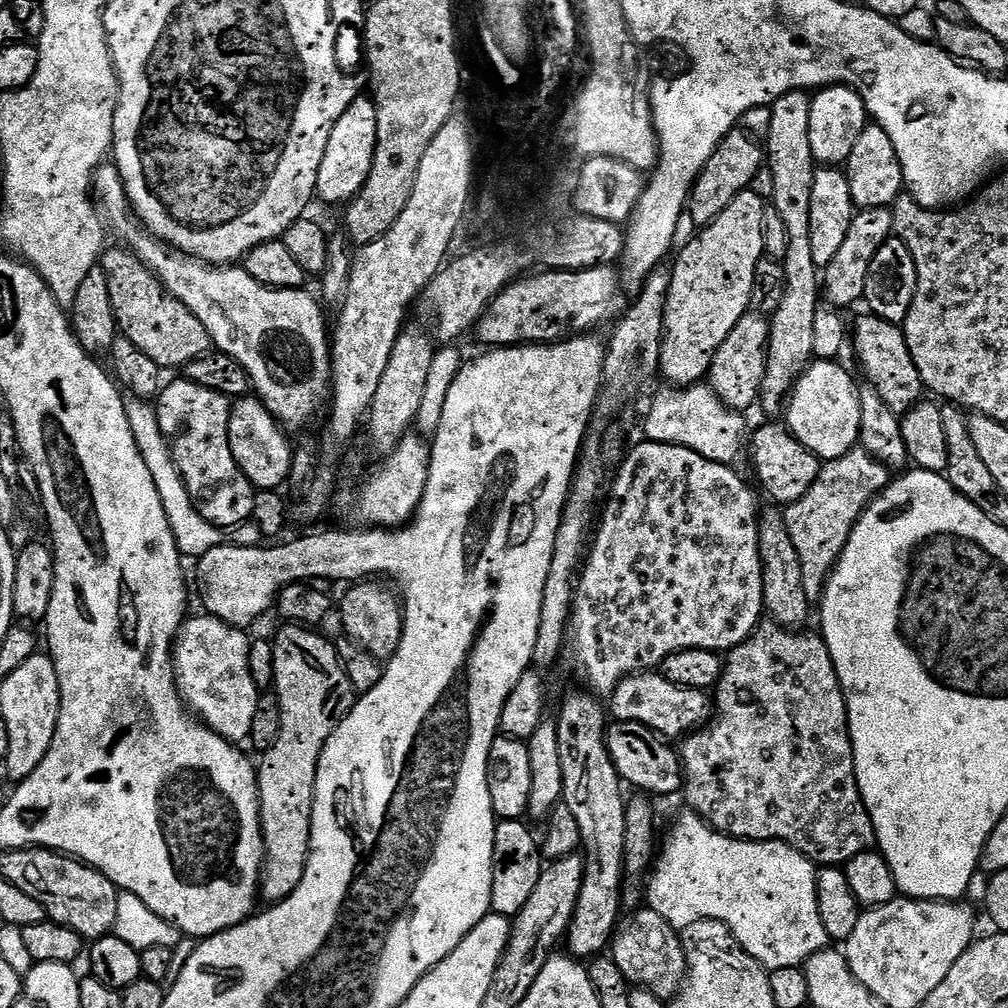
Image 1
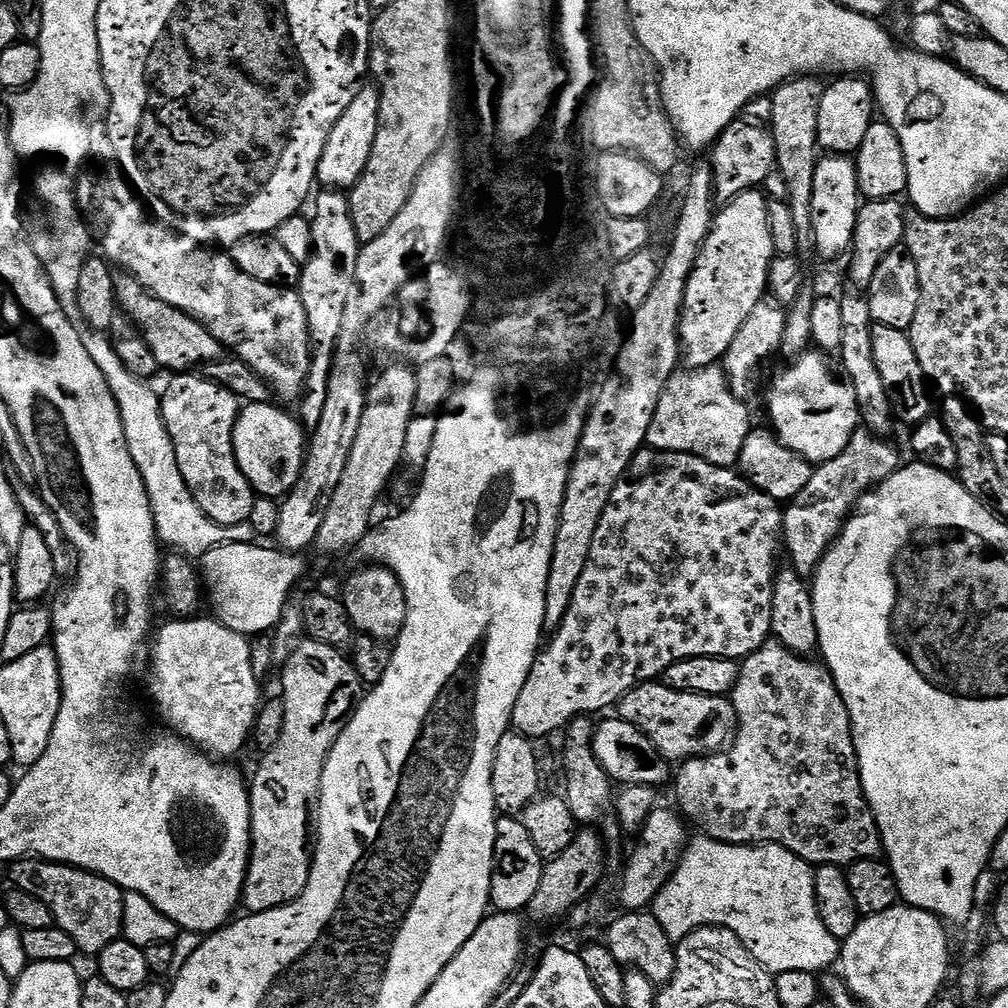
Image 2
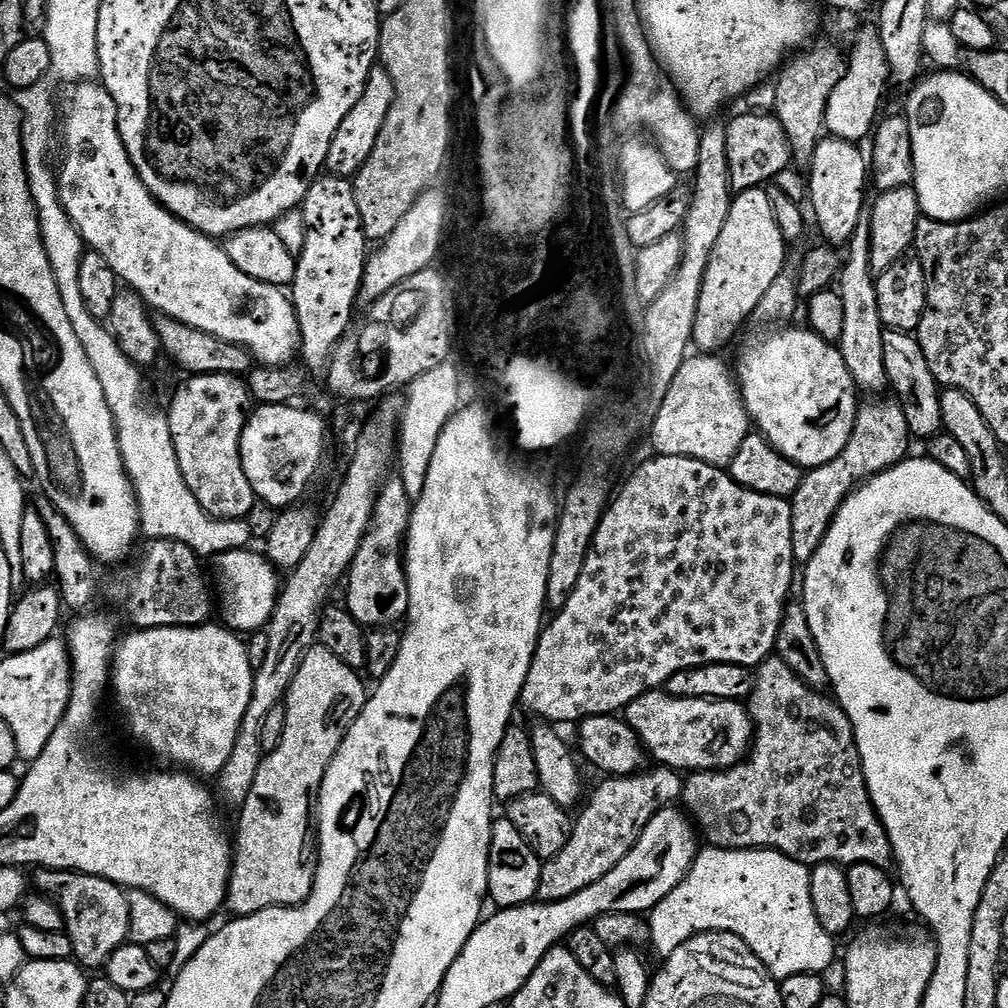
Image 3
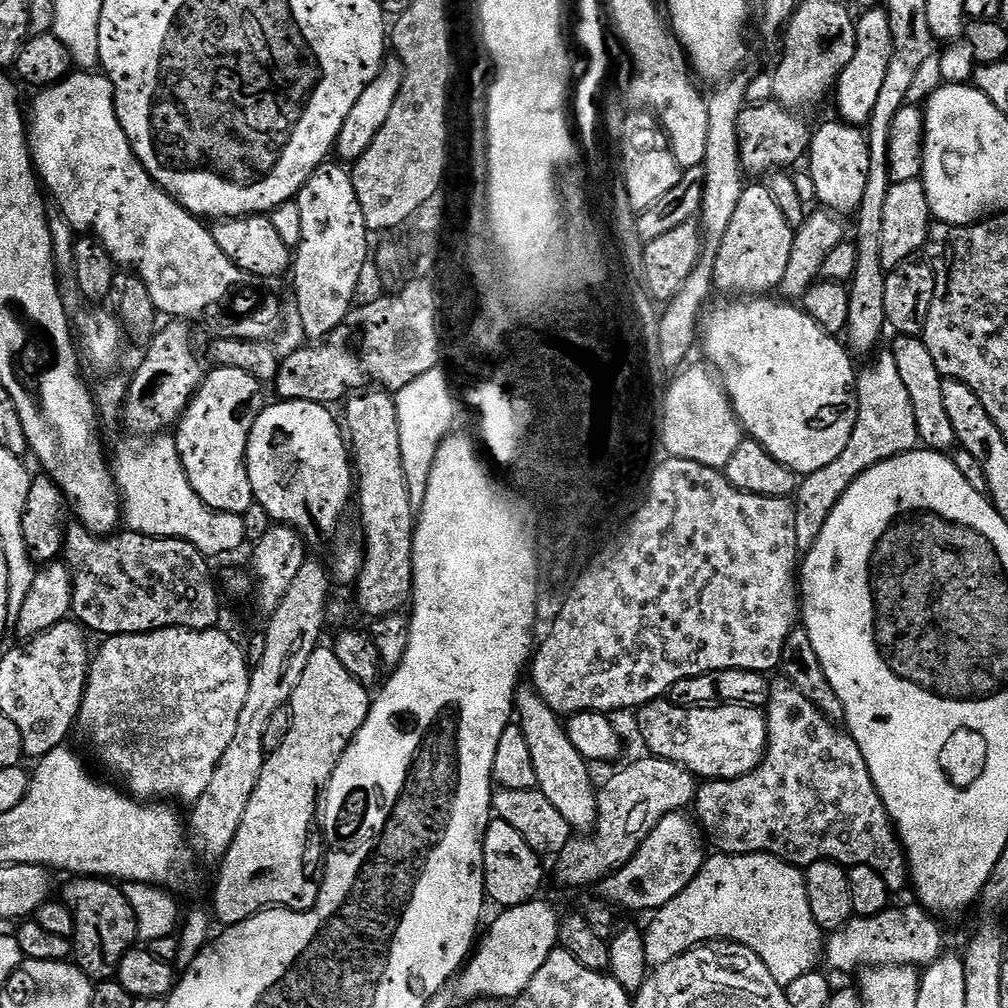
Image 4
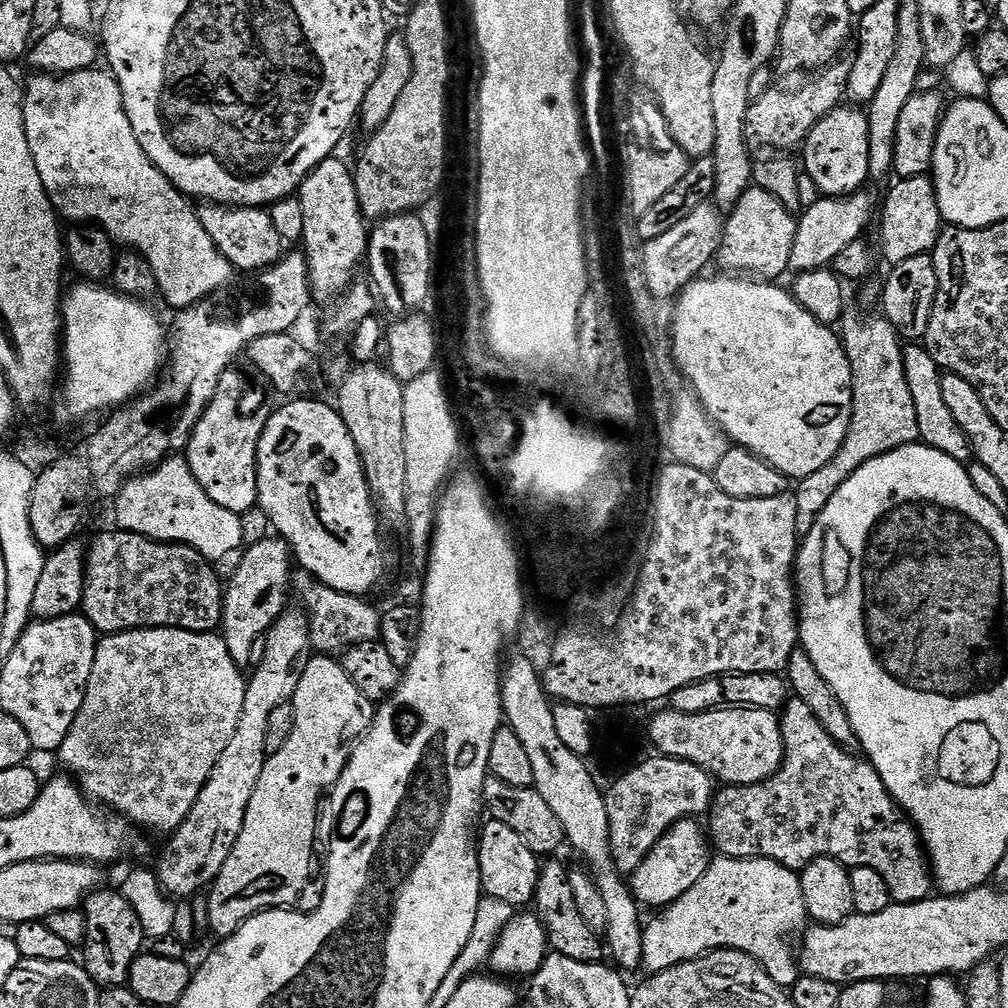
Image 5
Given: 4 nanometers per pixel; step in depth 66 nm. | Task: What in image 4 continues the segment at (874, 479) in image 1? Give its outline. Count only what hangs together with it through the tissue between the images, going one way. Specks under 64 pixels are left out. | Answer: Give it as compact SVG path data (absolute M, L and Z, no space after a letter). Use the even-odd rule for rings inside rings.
M881 351L872 362L856 378L856 421L850 442L846 442L846 450L842 450L842 454L838 454L830 466L822 466L822 470L807 473L799 481L794 493L794 531L798 534L801 553L807 554L814 542L818 542L818 534L822 534L822 526L826 526L826 518L830 518L842 494L846 494L846 490L860 475L896 456L917 451L920 444L914 406L910 402L910 394L906 394L906 386L898 374L898 366L891 351Z

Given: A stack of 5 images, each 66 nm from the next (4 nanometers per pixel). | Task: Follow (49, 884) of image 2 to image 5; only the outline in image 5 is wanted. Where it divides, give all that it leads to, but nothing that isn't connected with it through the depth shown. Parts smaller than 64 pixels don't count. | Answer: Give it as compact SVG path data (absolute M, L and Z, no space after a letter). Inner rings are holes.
M104 886L84 898L82 911L86 920L82 967L88 972L88 977L101 989L127 985L130 966L136 957L141 955L146 944L142 922L138 922L134 906L126 902L126 898L119 890L112 889L111 892L107 886Z

